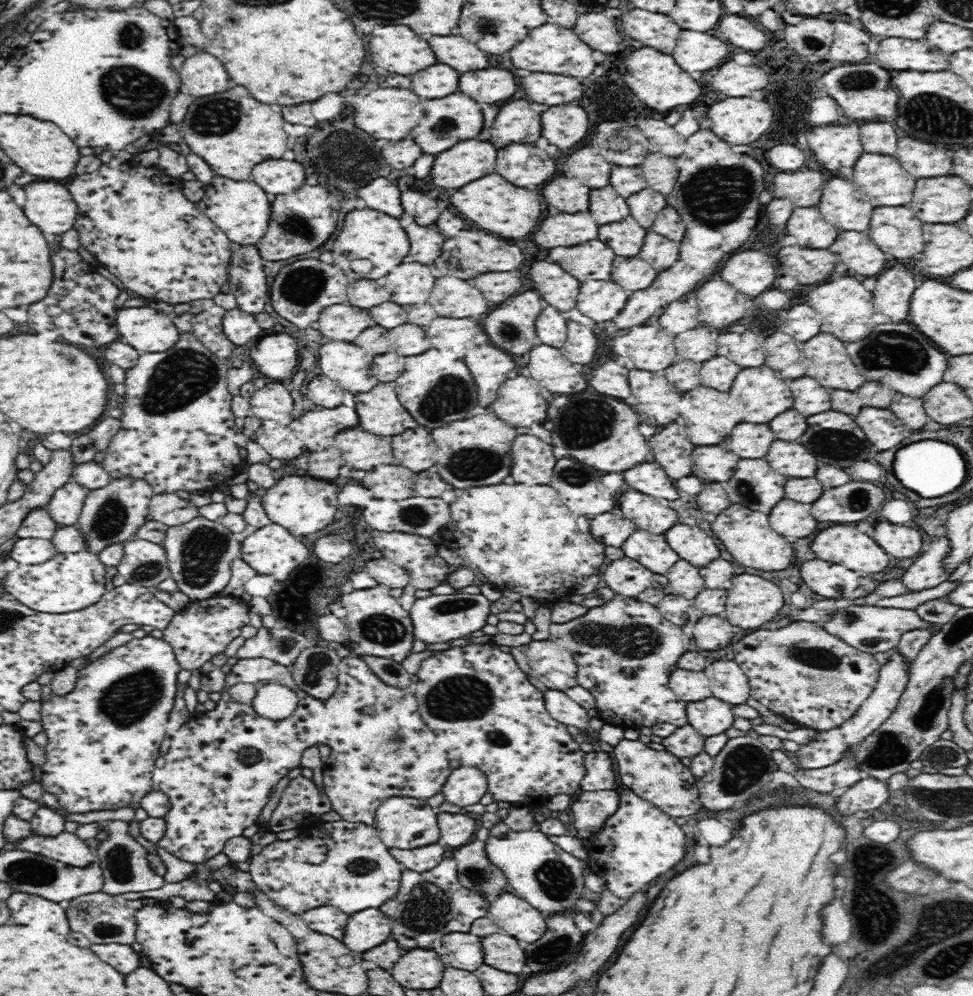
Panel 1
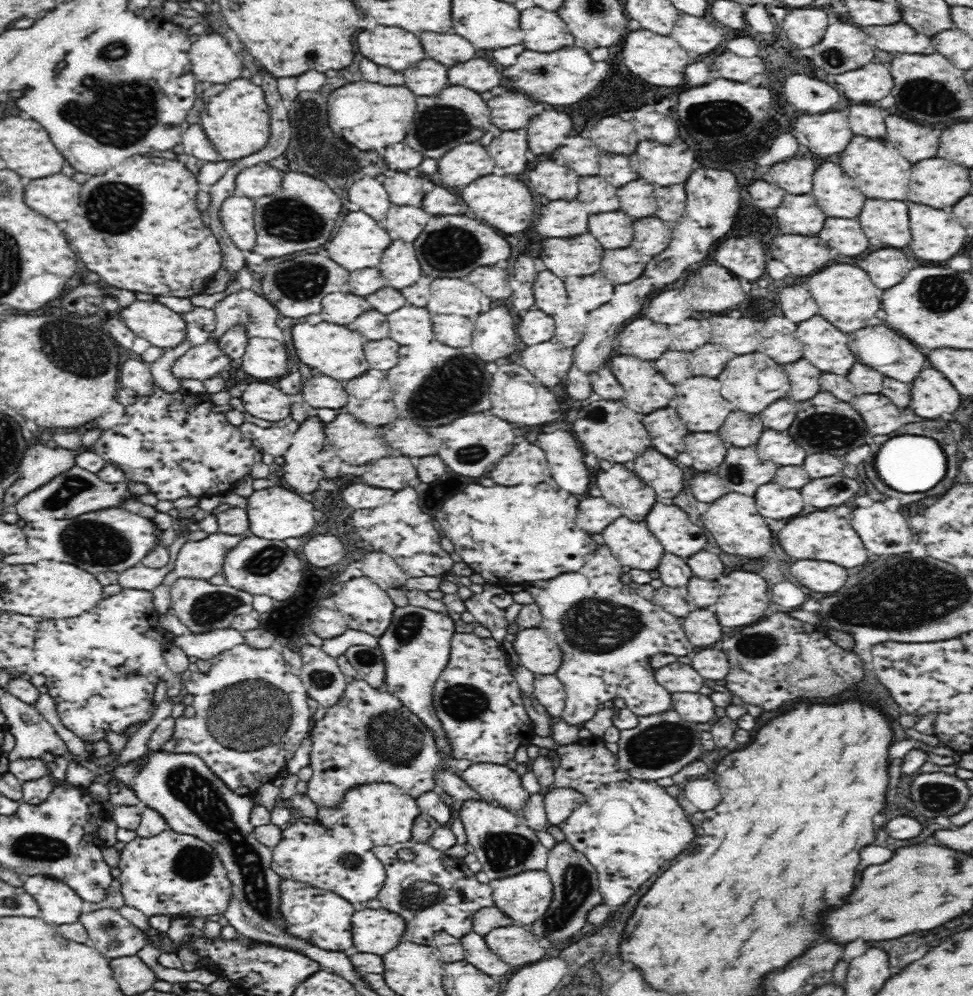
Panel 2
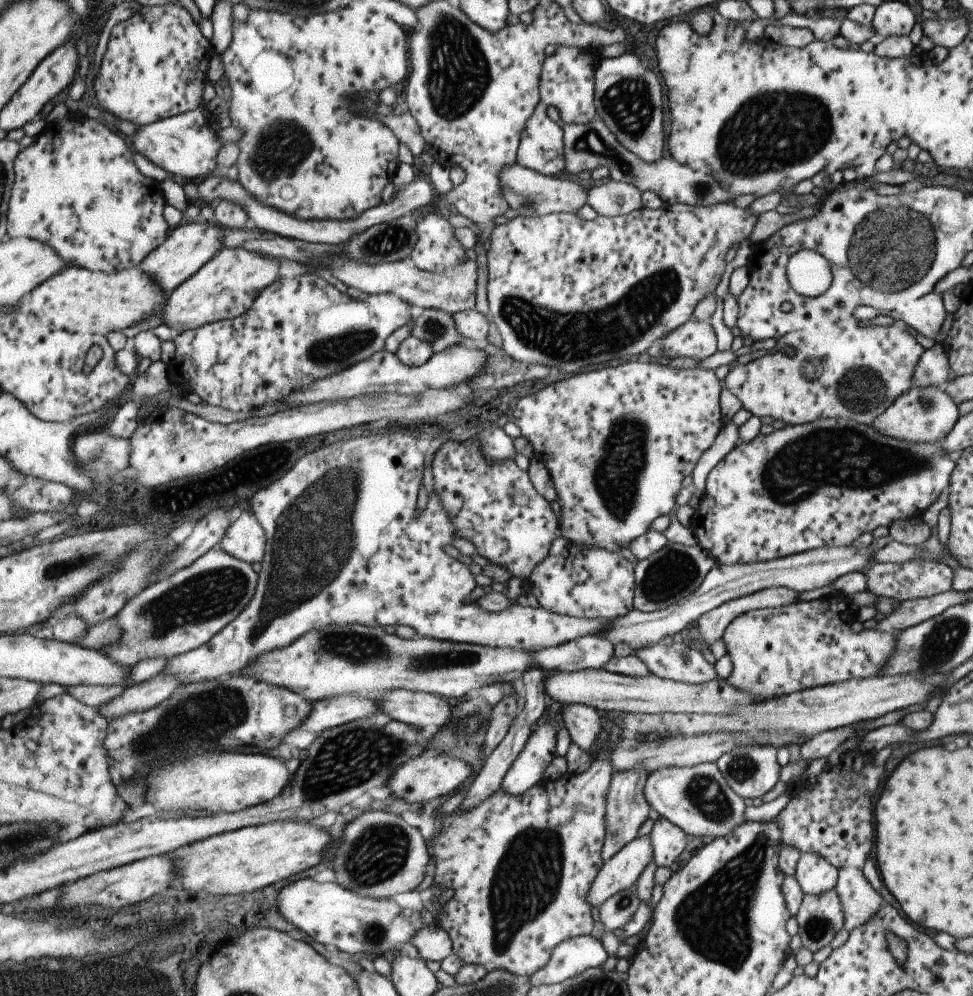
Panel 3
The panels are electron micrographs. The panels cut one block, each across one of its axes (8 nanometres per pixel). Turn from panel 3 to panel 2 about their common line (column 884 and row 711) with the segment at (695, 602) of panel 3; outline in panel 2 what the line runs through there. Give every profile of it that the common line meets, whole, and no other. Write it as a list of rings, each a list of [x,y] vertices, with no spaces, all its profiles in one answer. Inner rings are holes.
[[[536,674],[533,693],[546,709],[546,716],[549,720],[561,716],[565,708],[567,694],[565,687],[558,681],[555,674]]]

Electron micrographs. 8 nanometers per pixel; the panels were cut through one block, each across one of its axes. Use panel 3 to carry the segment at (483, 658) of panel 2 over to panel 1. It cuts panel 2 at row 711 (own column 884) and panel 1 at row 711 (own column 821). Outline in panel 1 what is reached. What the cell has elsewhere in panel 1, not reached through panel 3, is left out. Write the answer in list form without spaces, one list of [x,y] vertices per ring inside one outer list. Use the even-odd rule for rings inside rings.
[[[470,643],[464,647],[452,647],[444,650],[442,653],[432,655],[431,657],[422,661],[418,672],[416,672],[418,682],[413,685],[416,701],[419,706],[420,716],[424,718],[426,726],[436,734],[436,742],[440,746],[440,750],[446,752],[448,762],[450,760],[460,760],[461,766],[476,767],[482,772],[486,773],[488,777],[488,792],[493,794],[494,800],[502,800],[510,804],[520,804],[526,807],[533,807],[538,802],[546,801],[548,798],[558,794],[559,792],[570,793],[574,797],[579,792],[579,784],[585,773],[584,755],[585,752],[580,749],[571,734],[568,733],[566,725],[558,722],[552,715],[546,711],[544,705],[544,694],[532,686],[526,678],[526,674],[520,670],[514,657],[496,647],[496,644],[474,644]]]

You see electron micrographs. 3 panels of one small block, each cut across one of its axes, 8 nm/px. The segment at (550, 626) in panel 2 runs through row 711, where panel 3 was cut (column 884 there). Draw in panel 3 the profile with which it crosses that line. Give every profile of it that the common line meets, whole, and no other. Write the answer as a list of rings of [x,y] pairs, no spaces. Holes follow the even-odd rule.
[[[907,560],[903,564],[897,563],[873,563],[865,570],[865,584],[867,592],[871,592],[879,598],[891,598],[895,602],[930,597],[951,590],[952,568],[943,562],[923,560]],[[834,593],[815,600],[799,601],[785,608],[764,608],[744,612],[725,628],[721,638],[725,642],[726,652],[732,662],[731,674],[727,684],[739,688],[739,692],[749,692],[751,696],[776,697],[799,692],[805,689],[835,684],[852,678],[873,677],[875,672],[887,664],[889,654],[895,646],[895,634],[900,630],[879,632],[862,624],[862,629],[855,632],[851,626],[855,622],[855,611],[847,596]]]

